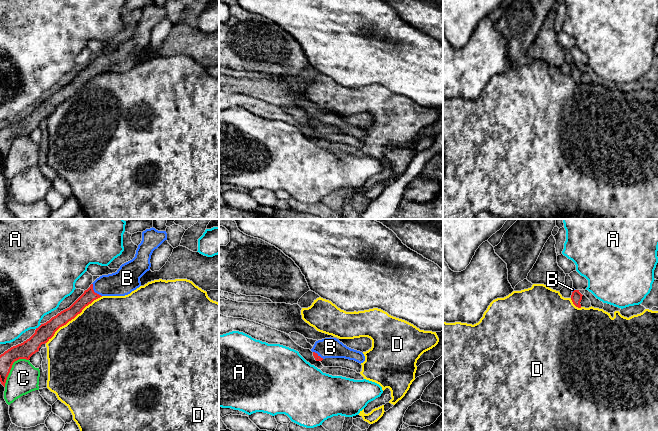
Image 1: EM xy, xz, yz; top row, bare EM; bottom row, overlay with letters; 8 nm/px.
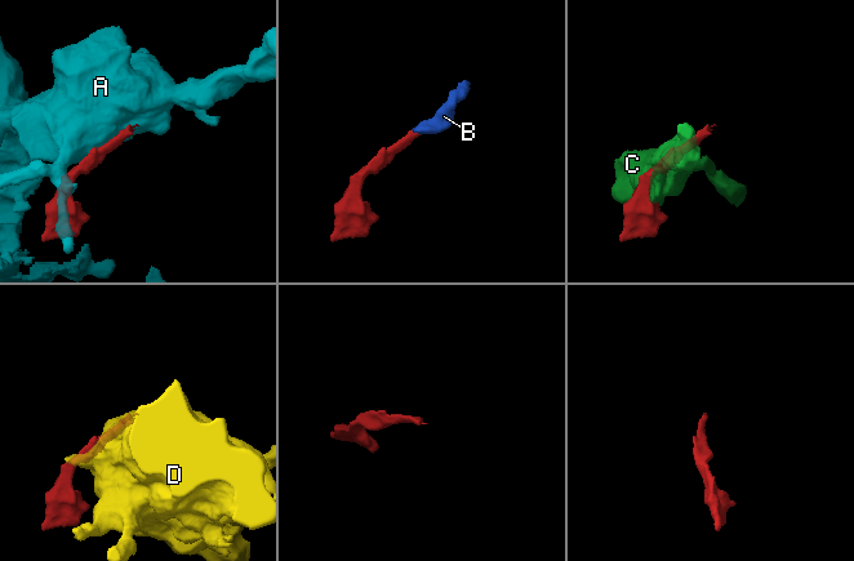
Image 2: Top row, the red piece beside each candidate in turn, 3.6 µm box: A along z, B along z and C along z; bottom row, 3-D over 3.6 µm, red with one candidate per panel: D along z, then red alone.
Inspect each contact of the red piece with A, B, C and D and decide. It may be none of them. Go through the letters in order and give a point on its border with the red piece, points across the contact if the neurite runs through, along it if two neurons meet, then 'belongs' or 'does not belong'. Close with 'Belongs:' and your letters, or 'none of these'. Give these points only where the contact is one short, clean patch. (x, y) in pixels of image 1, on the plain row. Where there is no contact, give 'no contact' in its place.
A: meets red in xy at (39, 102); border along xy (41, 100), (35, 104); does not belong
B: meets red in xy at (93, 67); runs through xy (89, 71), (93, 67), (105, 61), (121, 59); belongs
C: meets red in xy at (11, 143); does not belong
D: meets red in xy at (73, 94); does not belong
Belongs: B

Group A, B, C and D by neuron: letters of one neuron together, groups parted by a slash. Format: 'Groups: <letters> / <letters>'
Groups: A / B / C / D

